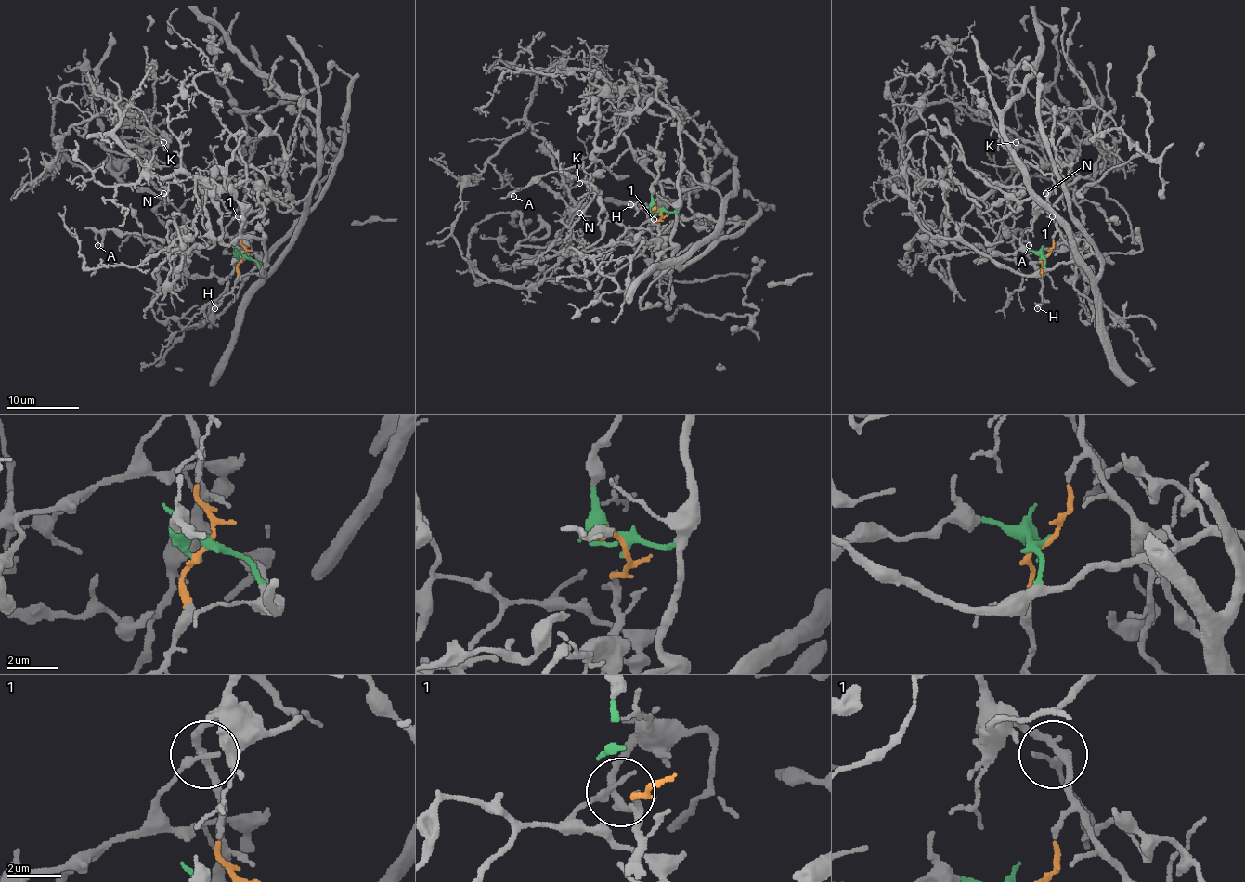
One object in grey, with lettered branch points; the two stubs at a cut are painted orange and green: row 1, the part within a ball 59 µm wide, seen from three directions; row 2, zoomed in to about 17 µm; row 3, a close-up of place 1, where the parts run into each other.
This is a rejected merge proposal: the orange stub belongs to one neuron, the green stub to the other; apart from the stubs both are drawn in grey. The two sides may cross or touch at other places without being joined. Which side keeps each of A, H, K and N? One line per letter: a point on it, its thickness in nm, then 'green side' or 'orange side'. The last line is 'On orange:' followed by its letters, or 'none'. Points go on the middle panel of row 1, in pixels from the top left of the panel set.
A: at (513, 196); 120 nm thick; green side
H: at (630, 204); 380 nm thick; orange side
K: at (579, 183); 140 nm thick; orange side
N: at (579, 213); 120 nm thick; orange side
On orange: H, K, N

